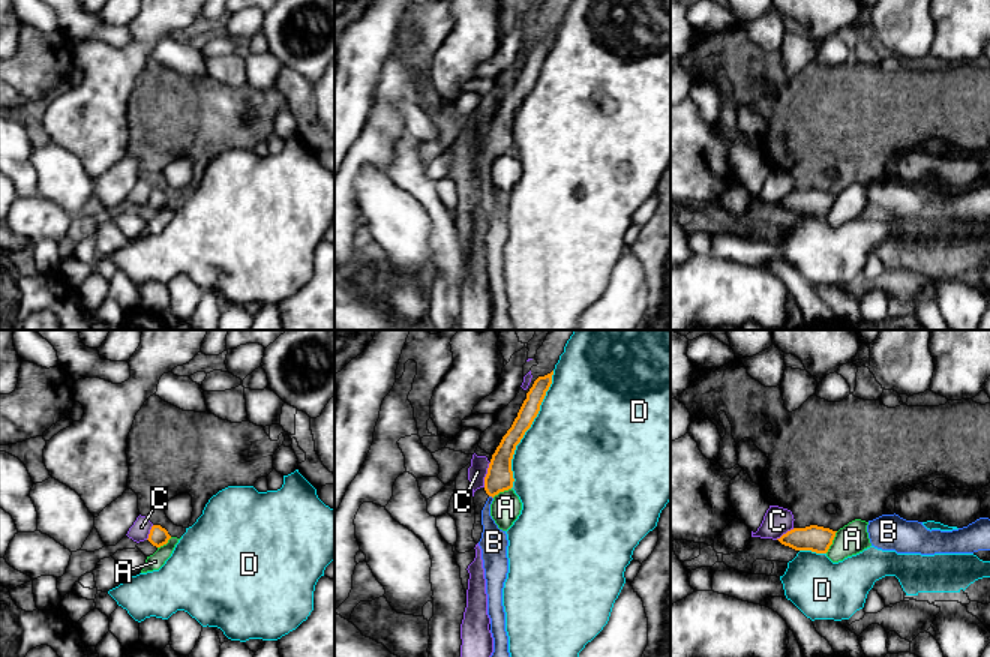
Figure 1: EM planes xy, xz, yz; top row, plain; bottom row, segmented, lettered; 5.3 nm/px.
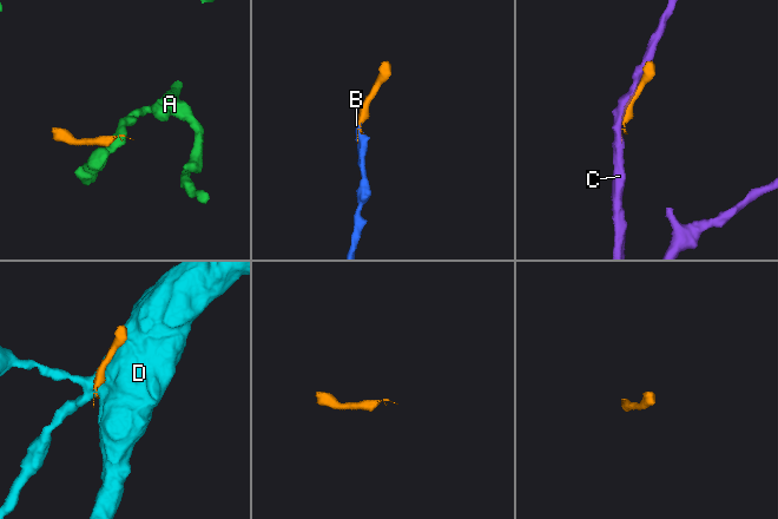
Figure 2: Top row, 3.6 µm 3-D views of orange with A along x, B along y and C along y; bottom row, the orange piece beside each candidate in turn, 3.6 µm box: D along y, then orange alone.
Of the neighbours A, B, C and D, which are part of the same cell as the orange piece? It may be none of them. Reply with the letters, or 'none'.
B

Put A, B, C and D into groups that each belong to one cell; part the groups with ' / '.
A / B / C / D

